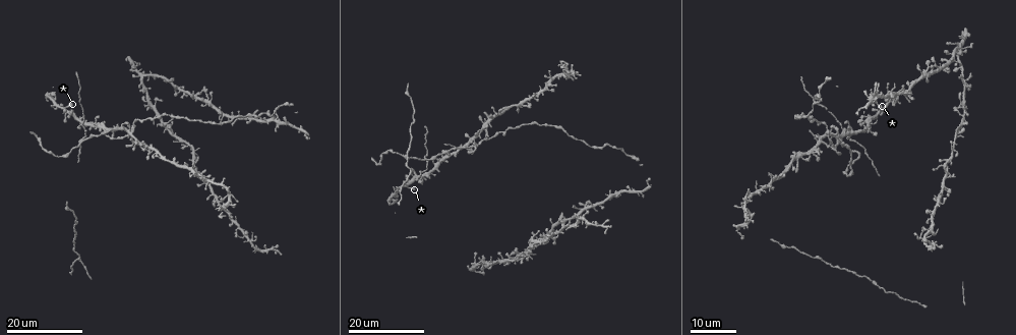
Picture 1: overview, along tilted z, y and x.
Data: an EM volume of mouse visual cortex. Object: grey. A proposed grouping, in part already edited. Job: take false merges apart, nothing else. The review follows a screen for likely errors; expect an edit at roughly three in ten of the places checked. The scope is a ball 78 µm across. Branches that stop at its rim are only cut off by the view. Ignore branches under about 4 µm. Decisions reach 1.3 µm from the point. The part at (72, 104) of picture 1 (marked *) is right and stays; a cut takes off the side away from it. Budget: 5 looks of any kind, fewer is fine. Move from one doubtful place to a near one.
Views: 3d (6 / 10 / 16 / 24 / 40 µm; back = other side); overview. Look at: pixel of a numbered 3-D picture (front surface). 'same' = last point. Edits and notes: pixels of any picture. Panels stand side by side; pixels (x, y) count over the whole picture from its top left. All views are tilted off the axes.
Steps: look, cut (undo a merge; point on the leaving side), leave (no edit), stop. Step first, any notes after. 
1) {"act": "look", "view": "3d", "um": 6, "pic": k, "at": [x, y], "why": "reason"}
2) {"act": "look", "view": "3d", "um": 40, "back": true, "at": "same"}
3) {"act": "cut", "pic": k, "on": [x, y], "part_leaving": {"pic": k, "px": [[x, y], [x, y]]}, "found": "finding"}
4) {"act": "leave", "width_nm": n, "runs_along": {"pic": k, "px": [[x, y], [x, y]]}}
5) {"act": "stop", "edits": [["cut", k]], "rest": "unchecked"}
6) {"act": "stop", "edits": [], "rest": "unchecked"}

{"act": "look", "view": "3d", "um": 24, "pic": 1, "at": [94, 126]}

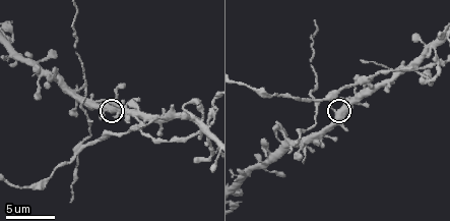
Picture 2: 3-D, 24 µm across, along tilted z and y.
{"act": "look", "view": "3d", "um": 10, "pic": 2, "at": [335, 112], "why": "closer look"}

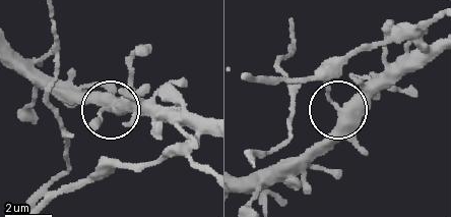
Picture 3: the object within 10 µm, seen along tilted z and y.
{"act": "leave", "side_arm_um": 25, "found": "continuous, no second cell"}

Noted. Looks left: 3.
{"act": "look", "view": "3d", "um": 16, "pic": 2, "at": [372, 87], "why": "four arms meet"}

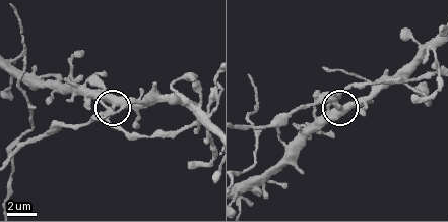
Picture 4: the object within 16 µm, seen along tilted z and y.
{"act": "cut", "pic": 4, "on": [318, 104], "arms": 4, "part_leaving": {"pic": 4, "px": [[111, 111], [114, 123], [149, 136], [192, 127], [209, 101]]}, "found": "two cells meet here"}

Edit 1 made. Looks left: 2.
{"act": "look", "view": "3d", "um": 6, "pic": 2, "at": [435, 47], "why": "small branch off a trunk"}

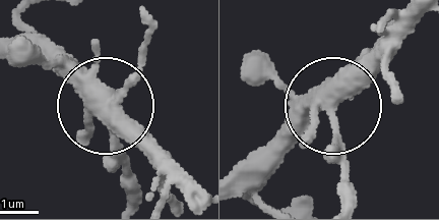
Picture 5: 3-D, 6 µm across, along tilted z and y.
{"act": "leave", "runs_along": {"pic": 5, "px": [[242, 184], [298, 121], [325, 108], [339, 182]]}, "found": "continuous, no second cell"}

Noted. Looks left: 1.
{"act": "stop", "edits": [["cut", 4]], "rest": "unchecked"}

